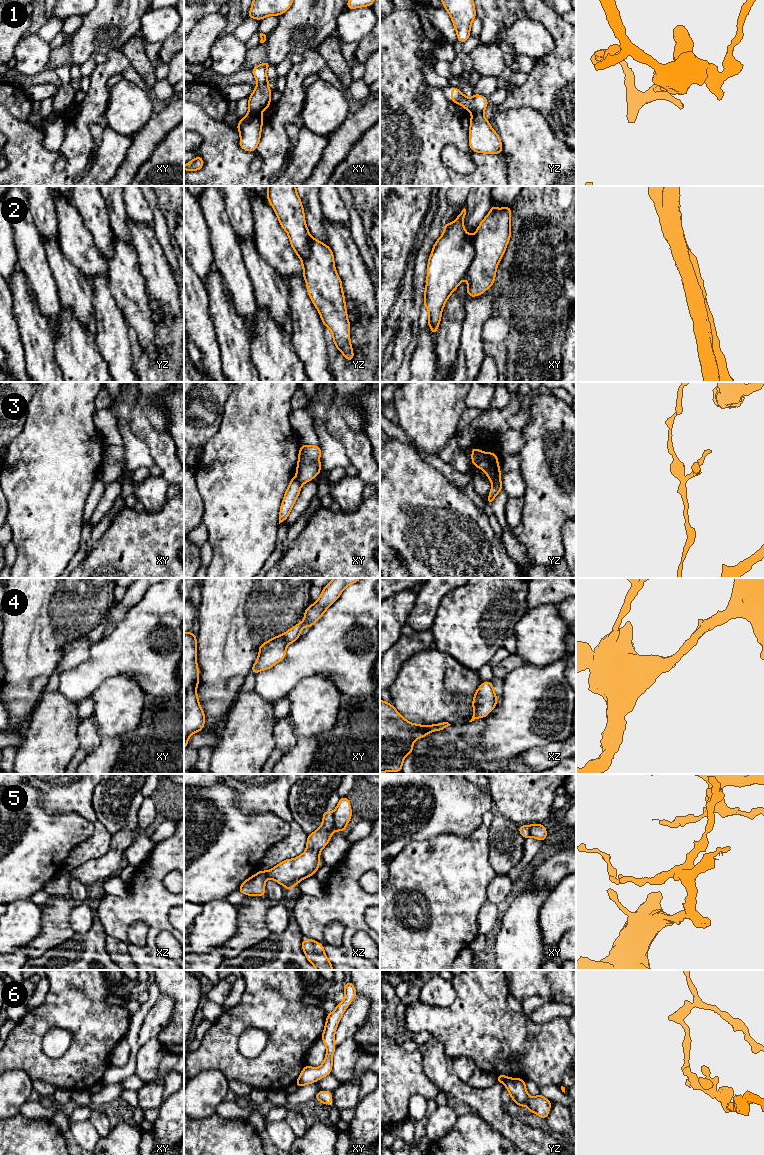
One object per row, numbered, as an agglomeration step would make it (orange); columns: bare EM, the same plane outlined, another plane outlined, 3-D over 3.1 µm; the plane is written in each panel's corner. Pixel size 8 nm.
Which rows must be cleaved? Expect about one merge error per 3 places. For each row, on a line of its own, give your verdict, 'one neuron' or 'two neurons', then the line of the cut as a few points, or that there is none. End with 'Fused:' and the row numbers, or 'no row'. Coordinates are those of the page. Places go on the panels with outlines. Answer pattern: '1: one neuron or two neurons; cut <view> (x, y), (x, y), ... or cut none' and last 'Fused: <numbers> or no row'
1: two neurons; cut xy (249, 111), (260, 113)
2: two neurons; cut xy (474, 234), (474, 257), (463, 277)
3: two neurons; cut xy (295, 477), (301, 485)
4: one neuron; cut none
5: two neurons; cut xz (334, 811), (333, 829)
6: two neurons; cut yz (509, 1078), (504, 1083)
Fused: 1, 2, 3, 5, 6

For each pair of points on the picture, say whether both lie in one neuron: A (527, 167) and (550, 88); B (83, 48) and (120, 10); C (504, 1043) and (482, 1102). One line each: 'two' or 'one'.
A: two
B: one
C: two

